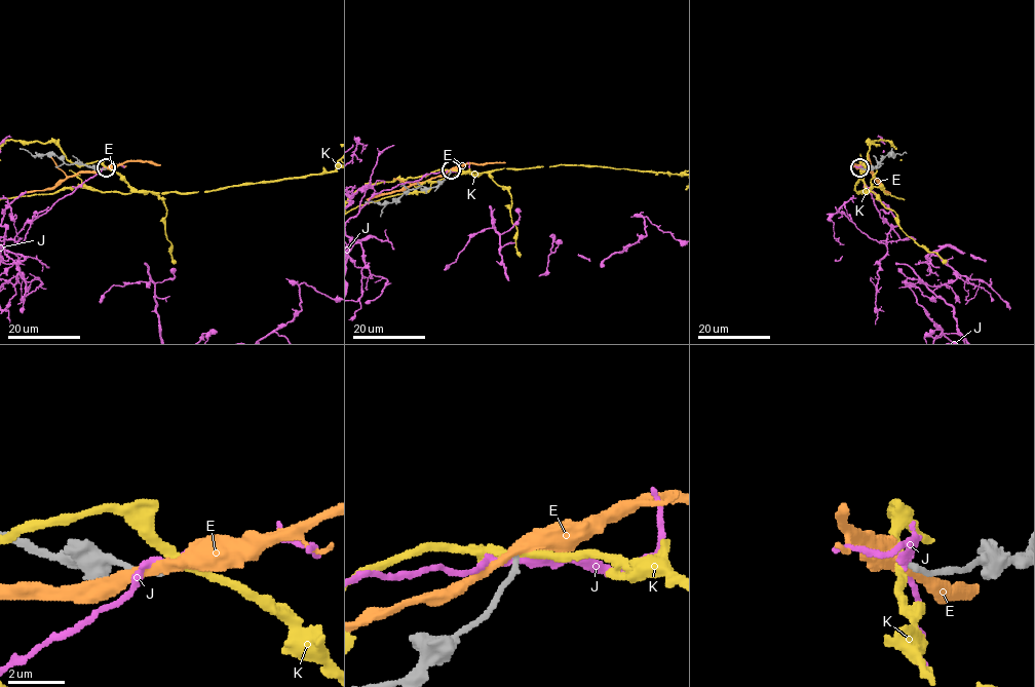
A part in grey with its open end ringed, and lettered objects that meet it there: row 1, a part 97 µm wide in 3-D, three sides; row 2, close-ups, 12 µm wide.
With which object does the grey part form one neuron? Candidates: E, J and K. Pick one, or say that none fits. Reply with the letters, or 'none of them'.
none of them

